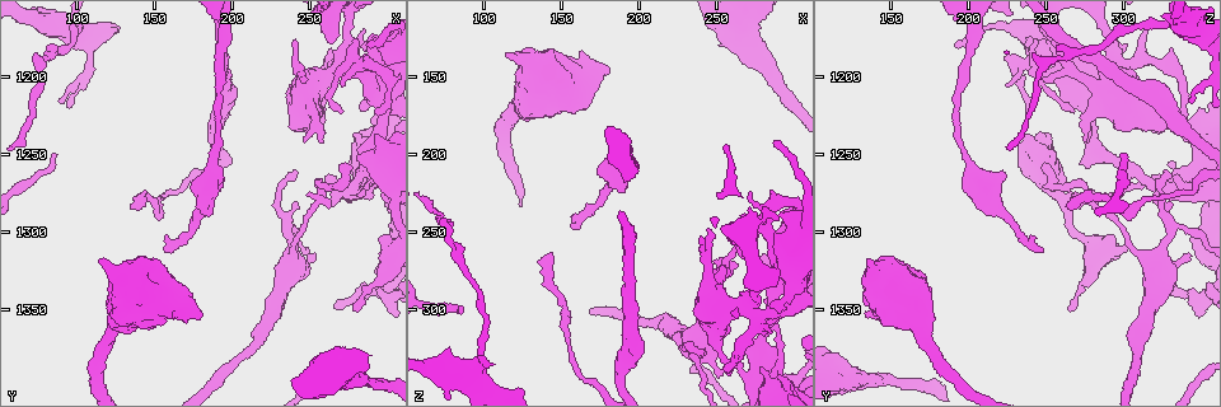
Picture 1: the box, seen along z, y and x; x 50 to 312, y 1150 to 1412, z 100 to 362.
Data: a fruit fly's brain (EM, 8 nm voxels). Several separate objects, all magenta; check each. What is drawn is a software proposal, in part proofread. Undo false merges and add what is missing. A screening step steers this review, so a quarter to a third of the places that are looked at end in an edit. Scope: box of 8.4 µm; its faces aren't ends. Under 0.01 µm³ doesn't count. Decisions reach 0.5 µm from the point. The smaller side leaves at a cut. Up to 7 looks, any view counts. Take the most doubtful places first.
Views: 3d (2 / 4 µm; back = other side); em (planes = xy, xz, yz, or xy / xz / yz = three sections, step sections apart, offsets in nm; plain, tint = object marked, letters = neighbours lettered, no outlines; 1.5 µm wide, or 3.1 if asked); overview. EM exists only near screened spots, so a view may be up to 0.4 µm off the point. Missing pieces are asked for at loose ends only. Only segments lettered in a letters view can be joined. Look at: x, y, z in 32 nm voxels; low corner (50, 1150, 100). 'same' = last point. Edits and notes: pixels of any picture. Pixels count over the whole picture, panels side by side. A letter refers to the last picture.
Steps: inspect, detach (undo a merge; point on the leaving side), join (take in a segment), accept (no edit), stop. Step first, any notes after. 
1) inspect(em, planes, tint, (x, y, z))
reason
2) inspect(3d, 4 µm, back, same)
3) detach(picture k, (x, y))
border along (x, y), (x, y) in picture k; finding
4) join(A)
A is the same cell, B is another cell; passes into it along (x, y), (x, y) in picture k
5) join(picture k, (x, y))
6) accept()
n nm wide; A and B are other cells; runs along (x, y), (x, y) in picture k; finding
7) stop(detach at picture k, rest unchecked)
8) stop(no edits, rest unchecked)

inspect(em, yz, step 8, letters, (272, 1222, 268))
thin end

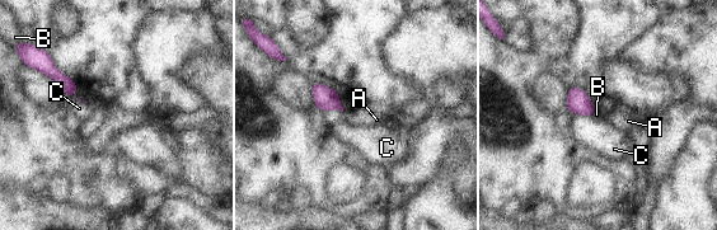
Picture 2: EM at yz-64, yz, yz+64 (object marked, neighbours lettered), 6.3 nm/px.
inspect(em, planes, letters, same)

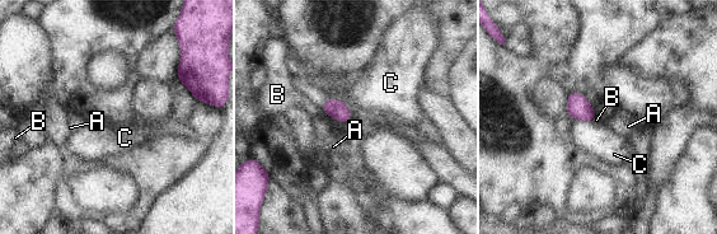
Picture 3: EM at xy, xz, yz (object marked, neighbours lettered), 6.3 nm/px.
accept()
A, B and C are other cells; border along (322, 107), (340, 99), (351, 113) in picture 3; none of them fits

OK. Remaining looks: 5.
inspect(em, xy, step 4, plain, (242, 1262, 330))
free end

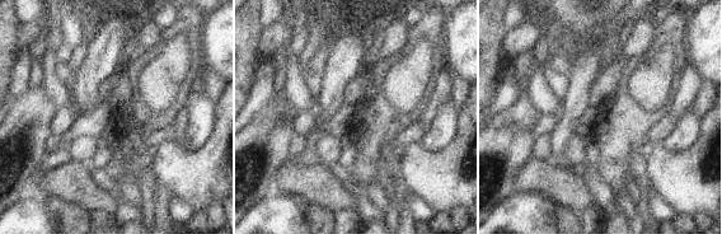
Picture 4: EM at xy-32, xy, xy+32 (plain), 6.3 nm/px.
inspect(em, xy, step 4, letters, same)

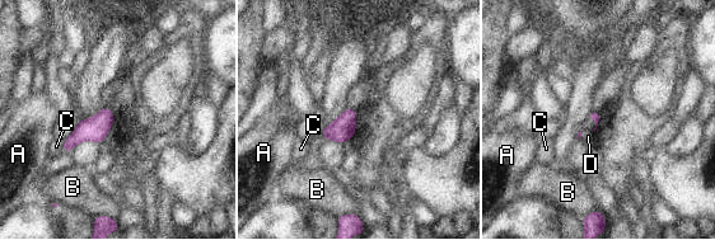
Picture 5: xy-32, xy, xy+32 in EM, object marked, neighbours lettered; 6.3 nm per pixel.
join(D)
D is the same cell, A, B and C are other cells; passes into it along (594, 116), (596, 125), (588, 136) in picture 5; the neuron continues

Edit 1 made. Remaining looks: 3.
inspect(em, xz, step 4, letters, (180, 1356, 146))
free end

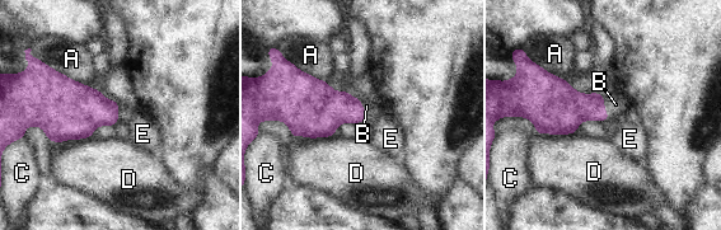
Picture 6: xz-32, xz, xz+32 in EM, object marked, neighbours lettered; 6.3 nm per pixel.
inspect(em, planes, letters, same)
cut it another way

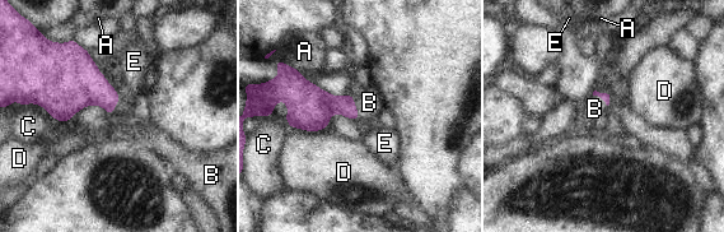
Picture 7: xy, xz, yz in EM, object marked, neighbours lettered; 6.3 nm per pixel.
join(B)
D touches over 240 nm; B is the same cell, A, C, D and E are other cells; the neuron continues

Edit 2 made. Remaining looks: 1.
stop(join at picture 5, join at picture 7, rest unchecked)

